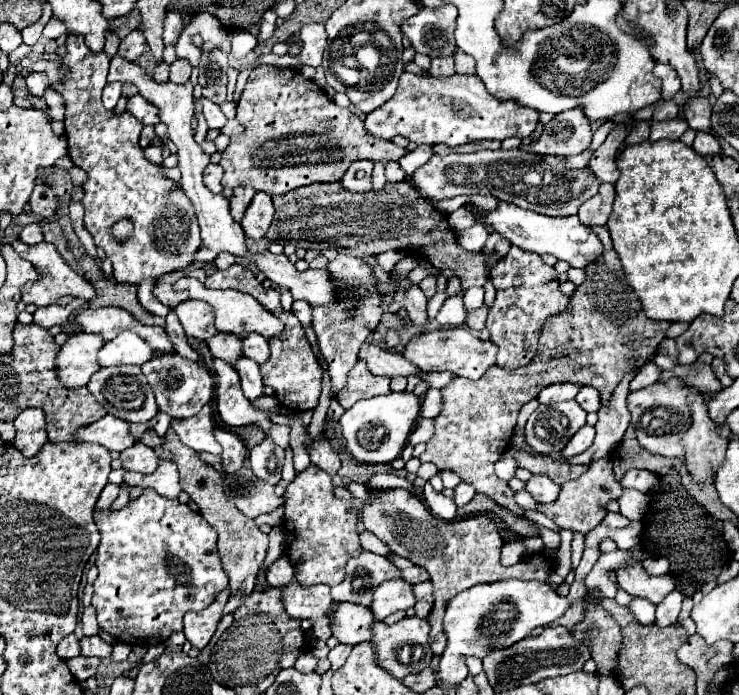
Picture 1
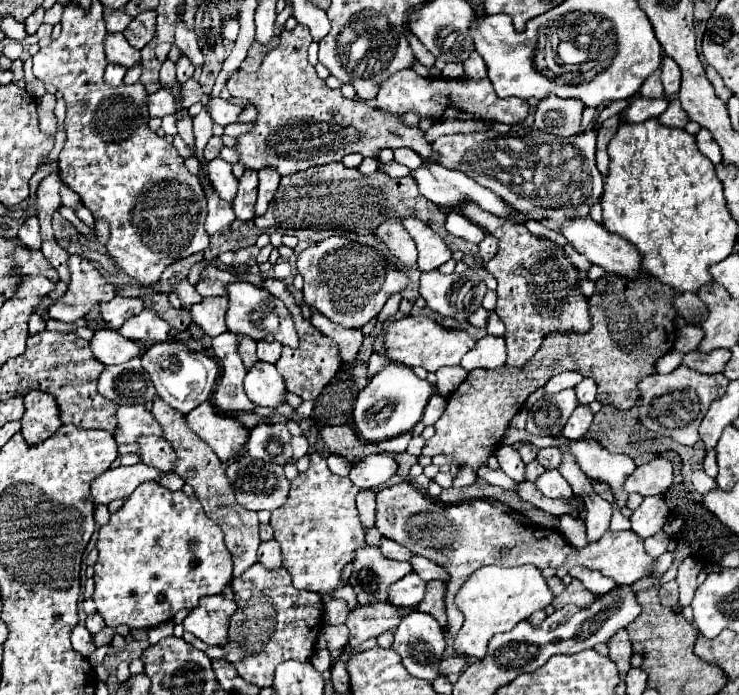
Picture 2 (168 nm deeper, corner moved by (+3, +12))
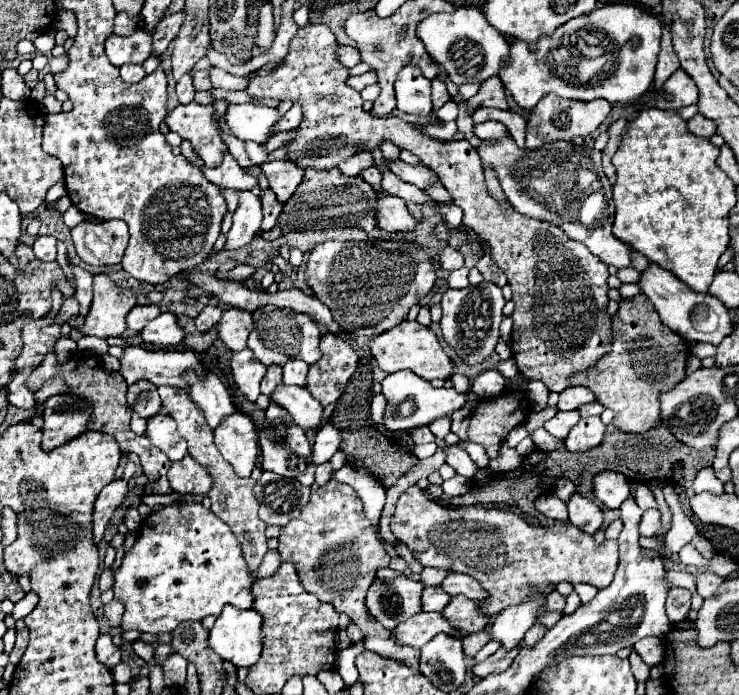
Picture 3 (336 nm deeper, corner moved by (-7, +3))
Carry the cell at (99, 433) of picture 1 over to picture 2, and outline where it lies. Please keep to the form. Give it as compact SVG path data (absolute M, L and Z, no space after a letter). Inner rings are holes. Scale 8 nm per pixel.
M132 404L132 406L120 406L118 412L118 428L114 432L114 438L118 444L132 444L140 436L162 436L162 426L154 420L152 412L146 410L144 404Z

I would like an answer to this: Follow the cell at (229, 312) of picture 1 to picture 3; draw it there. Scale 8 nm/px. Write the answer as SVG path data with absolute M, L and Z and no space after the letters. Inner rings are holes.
M268 305L268 307L256 309L252 315L254 315L254 329L248 337L248 349L252 349L256 359L262 361L264 365L270 365L270 363L284 365L284 361L290 361L290 359L302 359L308 365L312 365L322 357L318 349L318 341L322 335L320 327L306 313L296 313L292 309L280 309L280 307Z

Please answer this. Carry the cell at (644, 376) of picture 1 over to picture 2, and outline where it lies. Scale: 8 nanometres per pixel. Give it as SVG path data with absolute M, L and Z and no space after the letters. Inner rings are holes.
M672 350L672 352L668 352L666 356L662 356L662 358L656 362L656 370L658 370L658 372L672 372L672 370L676 370L676 368L682 364L682 358L684 358L682 352Z

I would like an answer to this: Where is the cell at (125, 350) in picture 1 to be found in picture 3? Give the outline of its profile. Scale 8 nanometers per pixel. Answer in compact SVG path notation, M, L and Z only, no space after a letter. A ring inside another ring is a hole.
M166 311L158 315L154 321L150 321L144 331L140 333L142 341L156 345L156 347L174 347L180 345L184 339L184 331L176 323L176 315Z

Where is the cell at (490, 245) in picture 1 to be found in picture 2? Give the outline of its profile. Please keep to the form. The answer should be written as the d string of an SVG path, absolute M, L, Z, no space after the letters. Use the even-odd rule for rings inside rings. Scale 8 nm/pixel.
M488 234L488 236L478 244L478 248L480 248L480 262L486 264L486 262L490 262L490 260L494 258L496 248L498 248L498 240Z

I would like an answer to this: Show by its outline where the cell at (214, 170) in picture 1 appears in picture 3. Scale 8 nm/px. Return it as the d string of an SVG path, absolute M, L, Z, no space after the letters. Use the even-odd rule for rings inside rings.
M238 191L238 209L232 215L232 227L228 231L226 249L238 249L252 241L260 233L262 209L260 199L252 191Z

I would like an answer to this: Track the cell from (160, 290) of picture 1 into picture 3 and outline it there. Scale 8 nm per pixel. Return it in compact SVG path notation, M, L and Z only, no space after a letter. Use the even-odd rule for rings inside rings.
M208 305L208 307L204 307L204 309L198 313L198 317L194 319L194 321L196 321L196 327L198 327L200 331L208 331L208 329L212 329L212 327L216 325L216 321L220 319L220 315L222 315L222 309L220 309L218 305Z

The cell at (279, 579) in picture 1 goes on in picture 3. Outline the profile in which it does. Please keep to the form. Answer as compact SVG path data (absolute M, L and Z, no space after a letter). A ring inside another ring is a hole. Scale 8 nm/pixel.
M272 549L272 551L268 551L268 553L264 555L264 561L262 561L258 573L254 573L254 577L268 577L268 575L276 573L276 569L278 569L280 565L282 565L280 553L278 553L276 549Z

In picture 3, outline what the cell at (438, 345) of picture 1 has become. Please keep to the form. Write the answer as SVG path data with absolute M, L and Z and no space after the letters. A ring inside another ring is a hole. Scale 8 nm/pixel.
M402 321L394 329L376 335L370 343L370 351L372 351L372 357L376 359L378 367L386 373L410 369L426 381L432 381L432 379L444 379L446 381L446 379L450 379L450 375L454 371L454 361L448 359L446 353L442 351L438 337L432 333L430 327L424 327L418 321Z

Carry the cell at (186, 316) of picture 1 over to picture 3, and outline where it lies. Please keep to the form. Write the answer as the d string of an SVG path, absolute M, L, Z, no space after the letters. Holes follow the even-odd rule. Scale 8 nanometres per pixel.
M226 309L222 313L220 323L216 325L218 337L232 351L240 351L246 347L250 331L252 331L252 315L242 309Z

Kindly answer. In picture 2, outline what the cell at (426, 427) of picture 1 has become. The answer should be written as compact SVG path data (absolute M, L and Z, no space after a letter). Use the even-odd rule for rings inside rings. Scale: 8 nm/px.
M434 394L434 398L430 398L430 402L426 406L426 412L422 416L422 424L432 426L442 416L444 408L446 408L446 398L440 396L440 394Z

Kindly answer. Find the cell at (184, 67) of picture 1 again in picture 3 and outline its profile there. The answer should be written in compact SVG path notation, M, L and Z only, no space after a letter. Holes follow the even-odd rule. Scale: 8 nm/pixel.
M198 71L198 73L192 75L192 79L194 79L194 89L196 89L196 91L210 91L210 89L212 89L208 71Z

